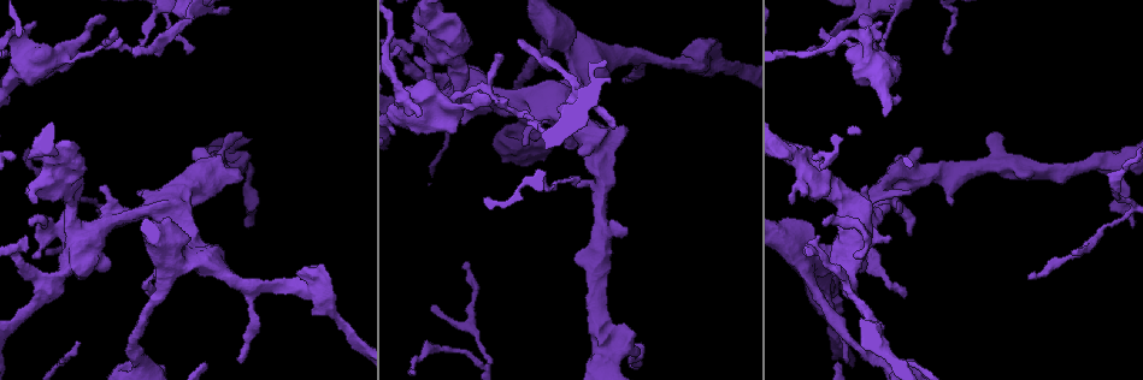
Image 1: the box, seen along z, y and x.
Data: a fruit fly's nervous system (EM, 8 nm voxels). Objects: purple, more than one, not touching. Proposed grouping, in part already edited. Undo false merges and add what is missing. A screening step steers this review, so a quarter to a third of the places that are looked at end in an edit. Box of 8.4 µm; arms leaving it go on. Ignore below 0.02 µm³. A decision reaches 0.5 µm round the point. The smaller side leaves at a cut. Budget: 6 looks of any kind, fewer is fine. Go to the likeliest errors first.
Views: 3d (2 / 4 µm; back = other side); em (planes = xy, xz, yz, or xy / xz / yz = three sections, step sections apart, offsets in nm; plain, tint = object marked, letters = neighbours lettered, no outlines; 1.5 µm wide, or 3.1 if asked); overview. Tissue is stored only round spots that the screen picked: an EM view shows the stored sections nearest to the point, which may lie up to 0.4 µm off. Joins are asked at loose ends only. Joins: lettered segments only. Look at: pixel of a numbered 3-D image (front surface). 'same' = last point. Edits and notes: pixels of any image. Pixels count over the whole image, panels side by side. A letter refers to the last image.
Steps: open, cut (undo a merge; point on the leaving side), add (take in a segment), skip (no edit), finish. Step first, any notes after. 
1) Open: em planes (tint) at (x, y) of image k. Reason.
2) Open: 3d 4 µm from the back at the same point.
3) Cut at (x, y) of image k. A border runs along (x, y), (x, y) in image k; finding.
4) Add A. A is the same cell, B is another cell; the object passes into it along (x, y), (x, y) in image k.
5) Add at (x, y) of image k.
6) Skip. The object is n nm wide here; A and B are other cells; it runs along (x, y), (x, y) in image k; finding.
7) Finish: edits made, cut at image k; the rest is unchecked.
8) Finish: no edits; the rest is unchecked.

Open: em xy step 8 (tint) at (871, 266) of image 1. Thick turns thin.

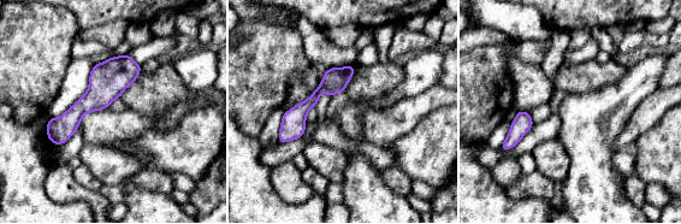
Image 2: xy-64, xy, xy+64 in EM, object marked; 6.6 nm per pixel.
Open: em planes (letters) at the same point. Another direction.

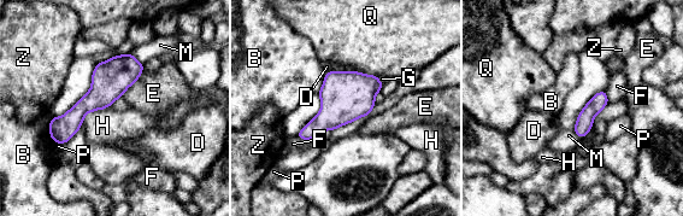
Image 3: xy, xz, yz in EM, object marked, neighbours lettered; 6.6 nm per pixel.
Skip. The object is 140 nm wide here; B, D, E, F, G, H, M, P, Q and Z are other cells; a border runs along (599, 114), (580, 138) in image 3; one neuron here.

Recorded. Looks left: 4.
Open: em xy step 8 (letters) at (64, 274) of image 1. Two arms in line, one across.

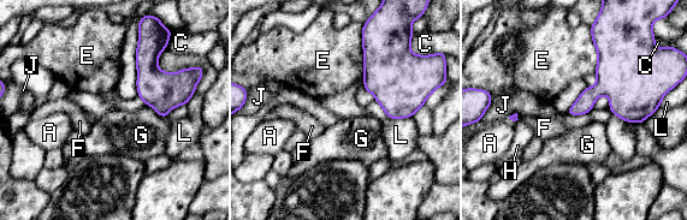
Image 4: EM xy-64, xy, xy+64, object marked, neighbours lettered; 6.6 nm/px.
Open: em planes (letters) at the same point.

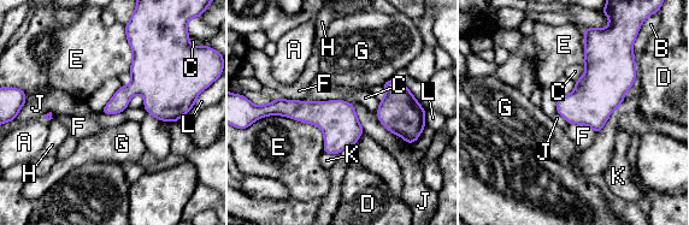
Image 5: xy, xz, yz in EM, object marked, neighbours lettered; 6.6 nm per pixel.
Skip. The longest contact is with E, 480 nm; A, B, C, D, E, F, G, H, J, K and L are other cells; a border runs along (567, 123), (586, 124), (596, 134) in image 5; one neuron here.

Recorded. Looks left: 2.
Open: em xz step 4 (tint) at (823, 31) of image 1. Thin end.

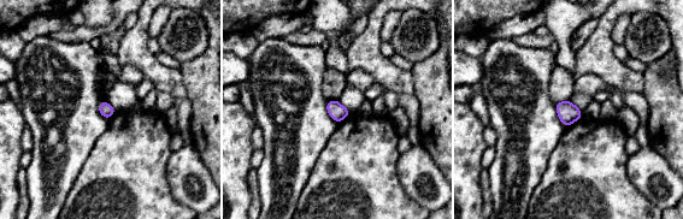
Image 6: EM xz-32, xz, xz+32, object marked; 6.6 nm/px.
Open: em xy step 8 (letters) at the same point.

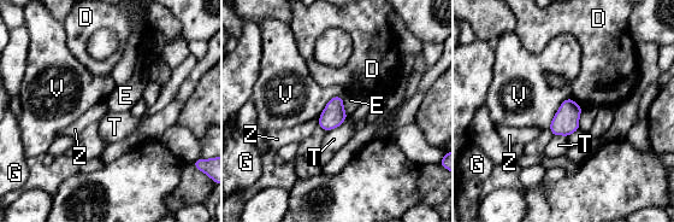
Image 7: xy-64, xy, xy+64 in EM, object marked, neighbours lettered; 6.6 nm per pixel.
Skip. The object is 150 nm wide here; D, E, G, T, V and Z are other cells; no lettered segment goes on from it.

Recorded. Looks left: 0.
Finish: no edits; the rest is unchecked.

